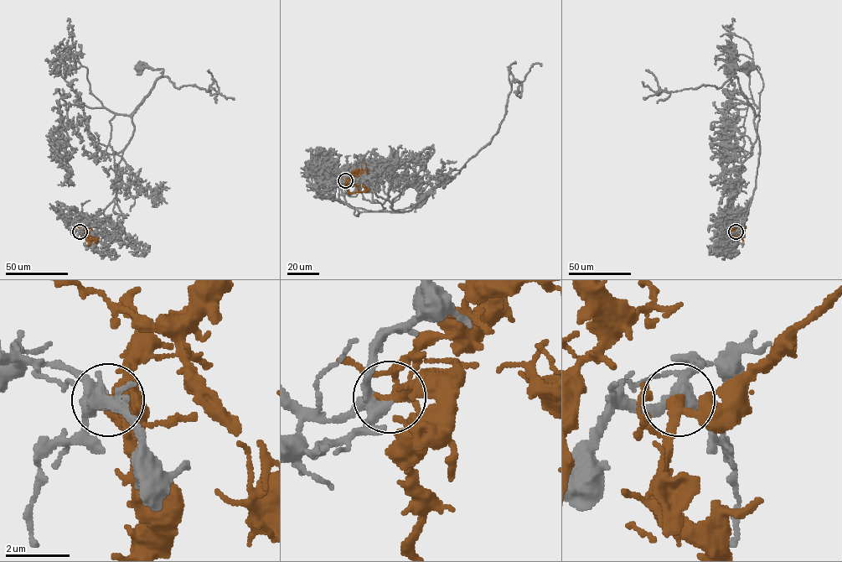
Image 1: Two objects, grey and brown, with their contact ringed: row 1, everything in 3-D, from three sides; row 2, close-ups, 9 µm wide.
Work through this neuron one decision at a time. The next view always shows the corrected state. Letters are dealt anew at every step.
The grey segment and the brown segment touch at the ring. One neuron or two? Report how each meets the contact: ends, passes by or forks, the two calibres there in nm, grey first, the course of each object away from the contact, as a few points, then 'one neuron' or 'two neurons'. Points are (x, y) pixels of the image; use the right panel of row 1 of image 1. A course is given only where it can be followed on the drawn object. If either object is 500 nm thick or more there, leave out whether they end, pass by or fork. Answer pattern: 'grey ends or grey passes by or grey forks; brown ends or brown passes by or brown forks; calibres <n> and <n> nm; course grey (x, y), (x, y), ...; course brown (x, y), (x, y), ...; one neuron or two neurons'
grey forks; brown passes by; calibres 320 and 280 nm; course grey (736, 231), (746, 210), (720, 220), (747, 208), (760, 151), (754, 110), (732, 70), (747, 68); course brown (736, 231), (745, 227), (741, 236), (728, 237), (738, 231), (742, 231), (744, 236); one neuron

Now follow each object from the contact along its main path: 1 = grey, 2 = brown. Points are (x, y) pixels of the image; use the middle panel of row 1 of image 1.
1: (345, 181), (323, 197), (318, 192), (360, 162), (366, 165), (365, 188), (400, 212), (451, 176), (421, 196)
2: (345, 180), (348, 192), (364, 191), (362, 171), (361, 179), (367, 189), (364, 192)

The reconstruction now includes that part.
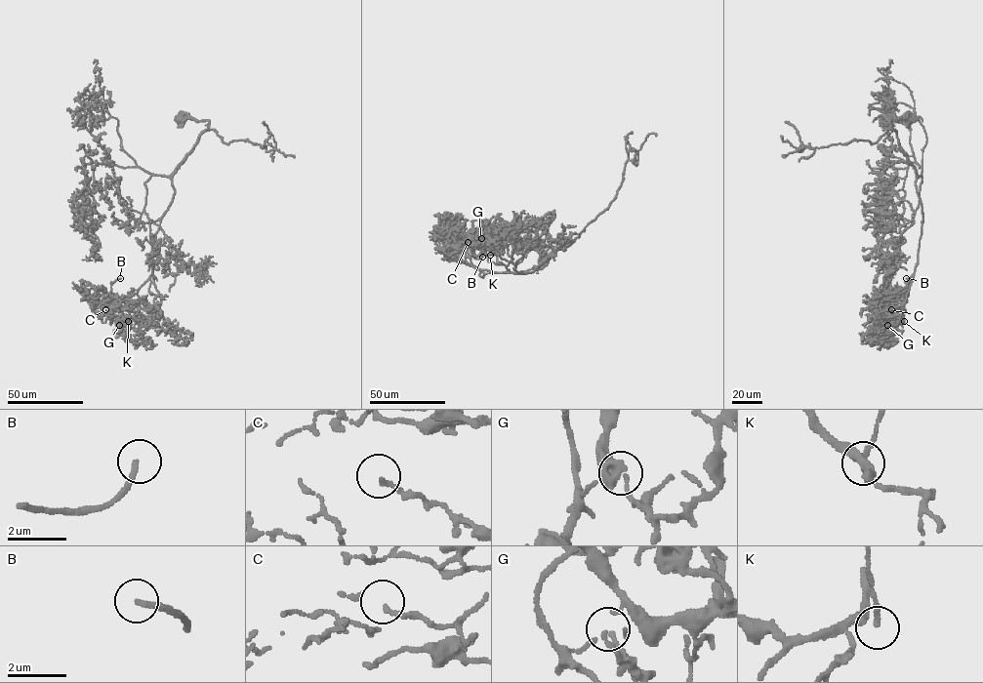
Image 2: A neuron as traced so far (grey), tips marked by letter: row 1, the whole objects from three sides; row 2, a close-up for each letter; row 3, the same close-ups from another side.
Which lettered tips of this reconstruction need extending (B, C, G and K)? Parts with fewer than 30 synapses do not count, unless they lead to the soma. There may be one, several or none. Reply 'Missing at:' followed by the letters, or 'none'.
Missing at: B

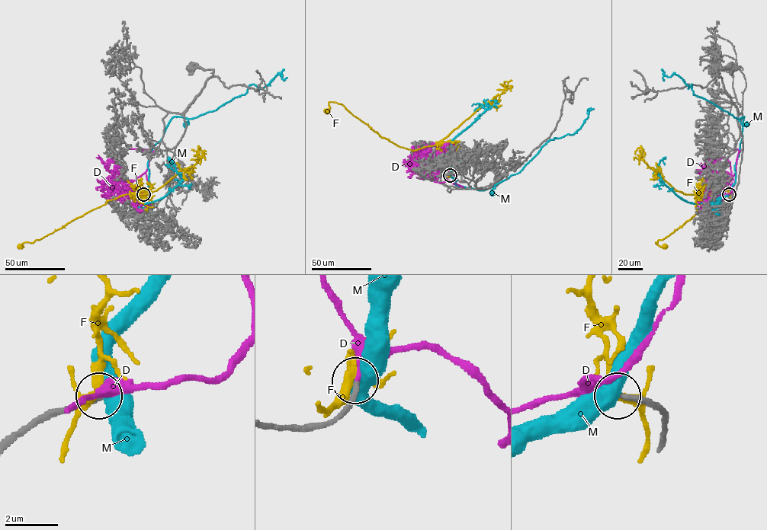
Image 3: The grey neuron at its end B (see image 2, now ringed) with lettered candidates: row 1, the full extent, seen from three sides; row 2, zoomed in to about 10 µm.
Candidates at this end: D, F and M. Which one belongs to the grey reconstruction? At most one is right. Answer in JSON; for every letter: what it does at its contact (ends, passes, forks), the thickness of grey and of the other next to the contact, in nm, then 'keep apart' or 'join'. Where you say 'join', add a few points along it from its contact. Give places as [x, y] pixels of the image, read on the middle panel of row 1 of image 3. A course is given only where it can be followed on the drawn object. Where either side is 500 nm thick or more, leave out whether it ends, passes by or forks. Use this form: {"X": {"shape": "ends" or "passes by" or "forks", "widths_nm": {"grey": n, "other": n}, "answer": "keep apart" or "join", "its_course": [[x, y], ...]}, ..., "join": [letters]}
{"D": {"shape": "ends", "widths_nm": {"grey": 190, "other": 280}, "answer": "join", "its_course": [[450, 175], [457, 178], [429, 176], [422, 162], [431, 179], [423, 175], [424, 142]]}, "F": {"shape": "forks", "widths_nm": {"grey": 260, "other": 280}, "answer": "keep apart"}, "M": {"widths_nm": {"grey": 190, "other": 550}, "answer": "keep apart"}, "join": ["D"]}

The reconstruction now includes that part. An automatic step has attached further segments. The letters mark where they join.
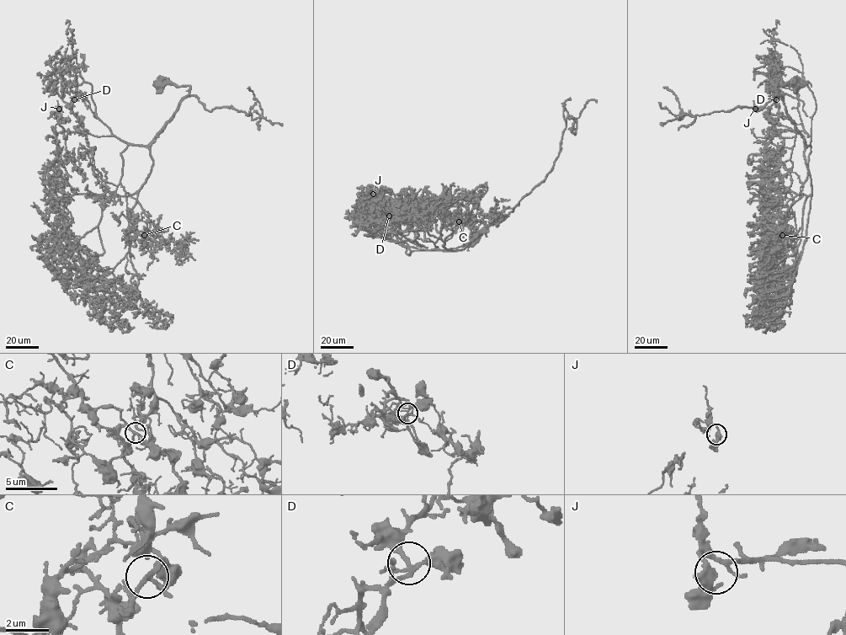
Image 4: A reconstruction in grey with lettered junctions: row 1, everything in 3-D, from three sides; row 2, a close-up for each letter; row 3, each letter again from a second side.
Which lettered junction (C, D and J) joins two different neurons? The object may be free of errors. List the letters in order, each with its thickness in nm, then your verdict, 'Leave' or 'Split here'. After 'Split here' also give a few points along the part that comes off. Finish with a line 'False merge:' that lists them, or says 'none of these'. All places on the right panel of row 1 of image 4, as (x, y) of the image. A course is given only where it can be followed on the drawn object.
C: Thickness 200 nm. Leave
D: Thickness 190 nm. Leave
J: Thickness 340 nm. Leave
False merge: none of these

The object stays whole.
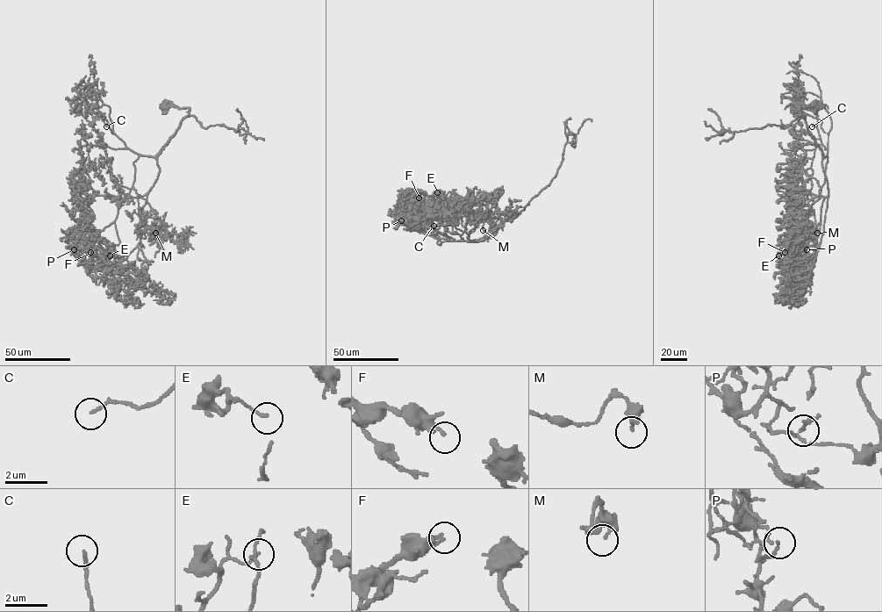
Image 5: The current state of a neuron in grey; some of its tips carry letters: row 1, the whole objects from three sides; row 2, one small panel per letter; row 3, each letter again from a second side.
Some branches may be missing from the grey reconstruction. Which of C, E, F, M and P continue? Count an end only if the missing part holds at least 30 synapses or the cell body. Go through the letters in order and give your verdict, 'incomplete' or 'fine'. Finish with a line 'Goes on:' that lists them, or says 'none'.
C: incomplete
E: fine
F: fine
M: fine
P: fine
Goes on: C

